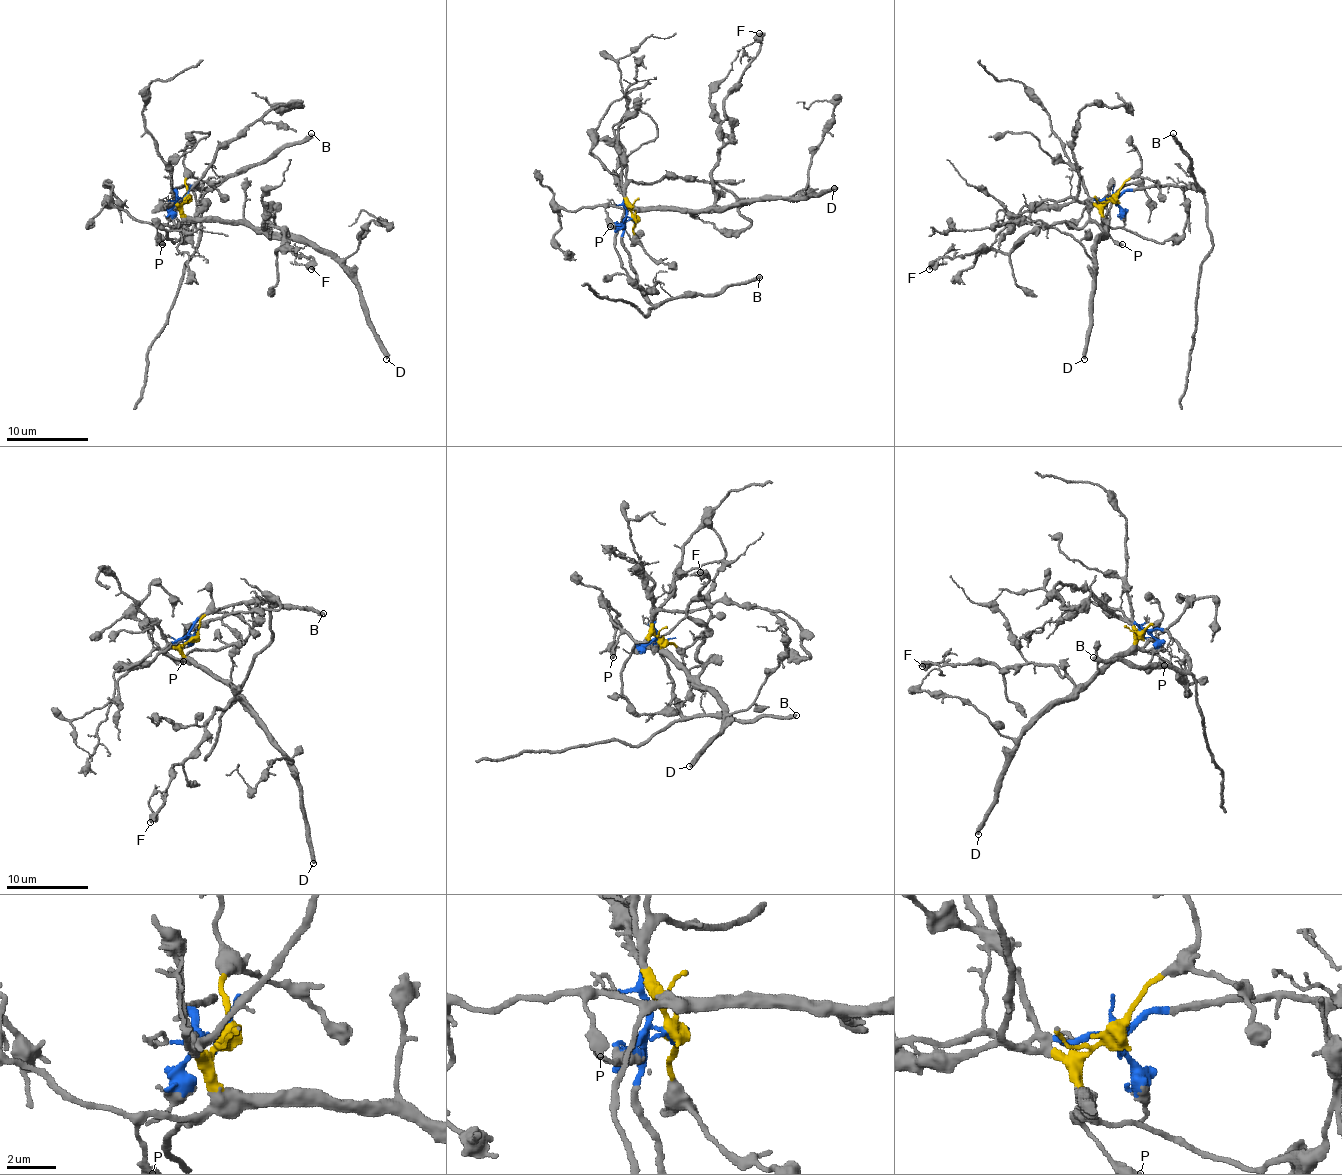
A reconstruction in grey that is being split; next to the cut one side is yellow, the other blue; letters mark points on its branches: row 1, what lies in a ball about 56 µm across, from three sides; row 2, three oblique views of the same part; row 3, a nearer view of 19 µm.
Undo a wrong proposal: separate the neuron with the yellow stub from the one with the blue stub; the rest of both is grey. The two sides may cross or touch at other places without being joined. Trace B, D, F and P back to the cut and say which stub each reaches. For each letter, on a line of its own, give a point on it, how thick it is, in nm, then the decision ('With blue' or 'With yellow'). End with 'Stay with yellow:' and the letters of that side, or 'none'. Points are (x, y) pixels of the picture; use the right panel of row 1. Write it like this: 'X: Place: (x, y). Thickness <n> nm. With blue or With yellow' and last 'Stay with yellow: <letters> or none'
B: Place: (1173, 133). Thickness 360 nm. With blue
D: Place: (1084, 359). Thickness 380 nm. With yellow
F: Place: (929, 269). Thickness 480 nm. With yellow
P: Place: (1122, 244). Thickness 420 nm. With yellow
Stay with yellow: D, F, P

